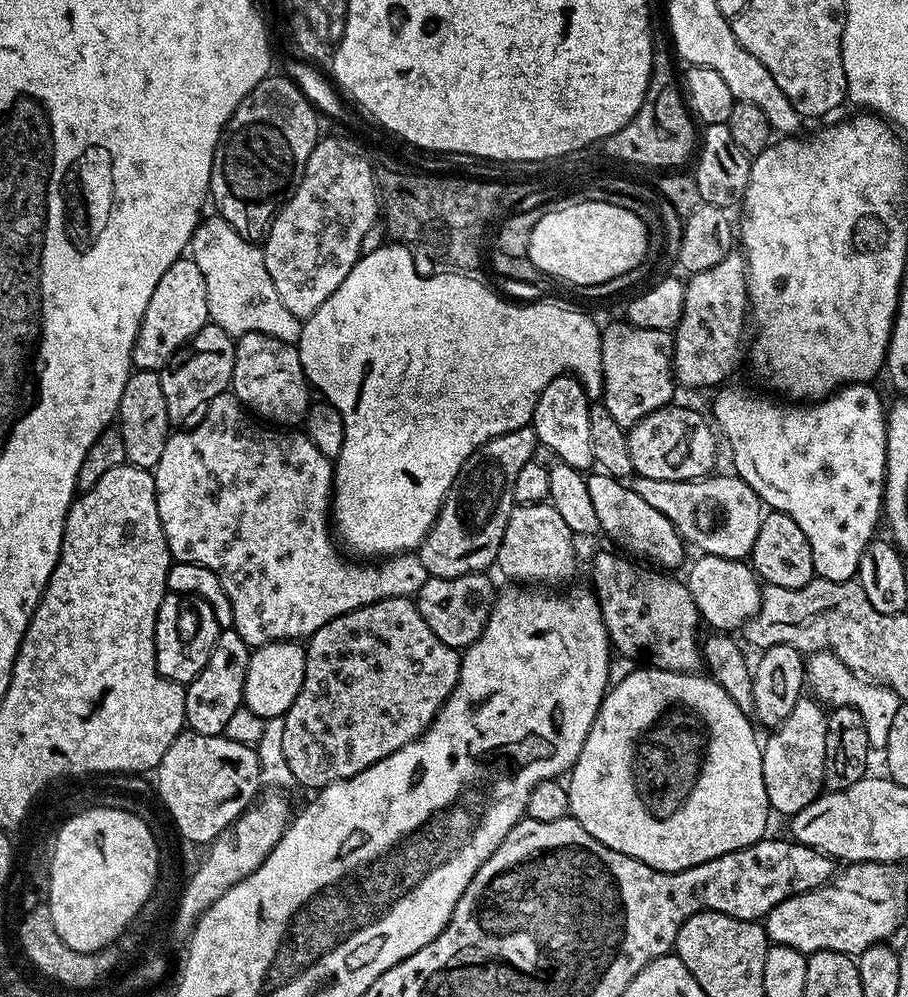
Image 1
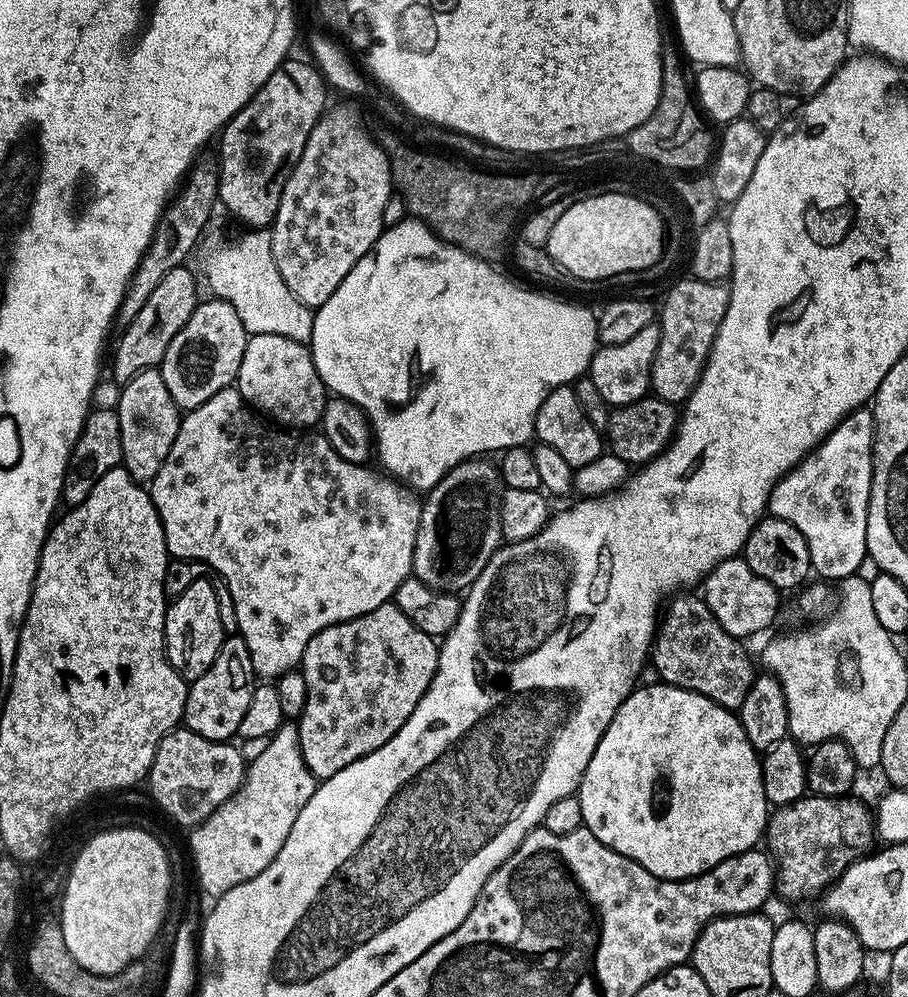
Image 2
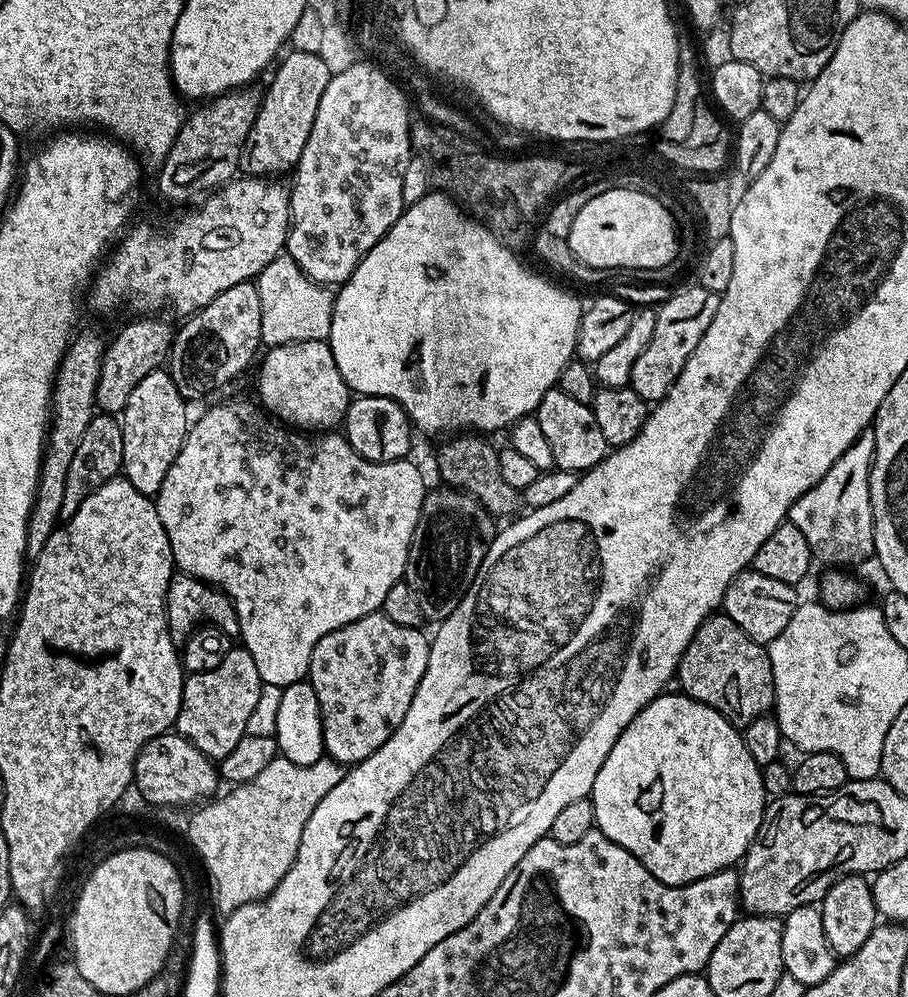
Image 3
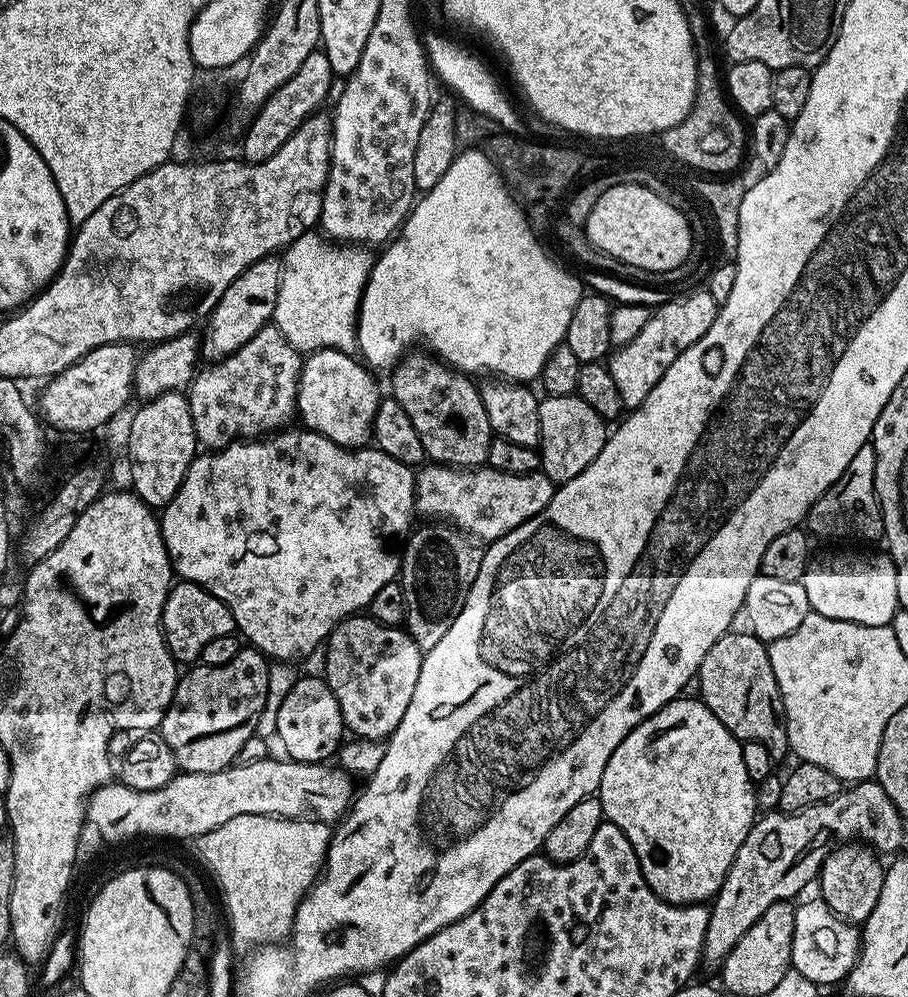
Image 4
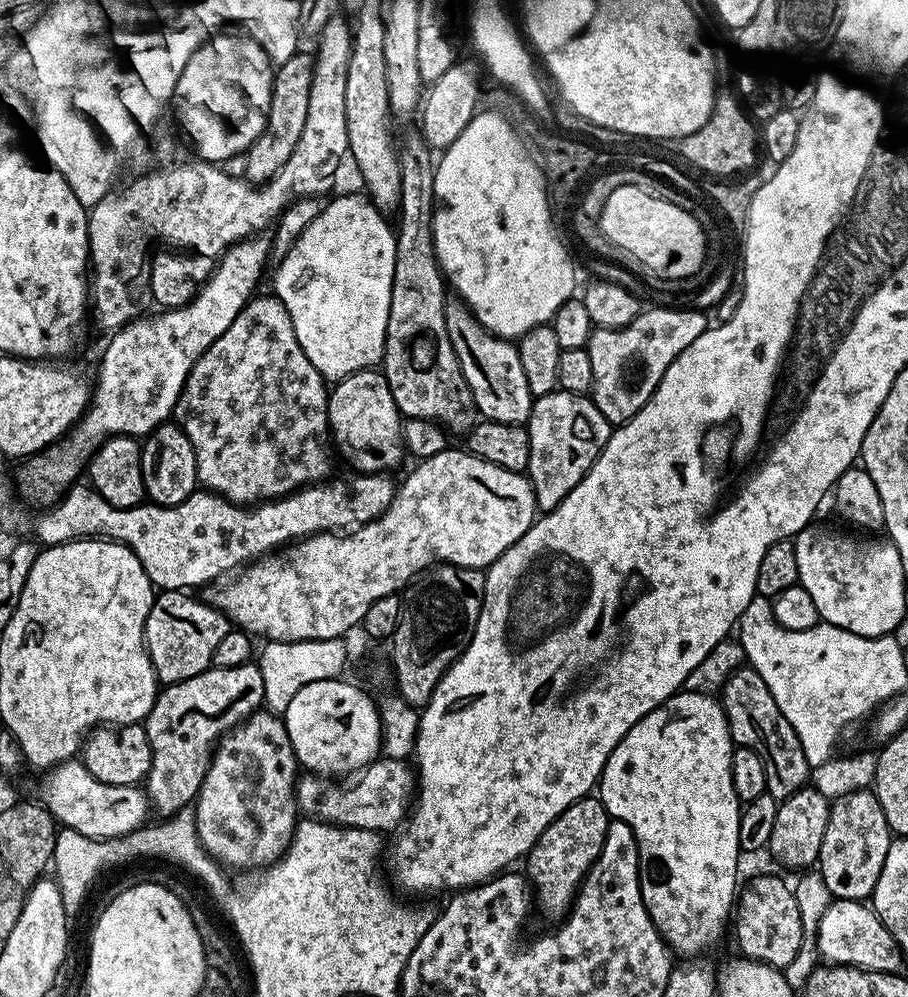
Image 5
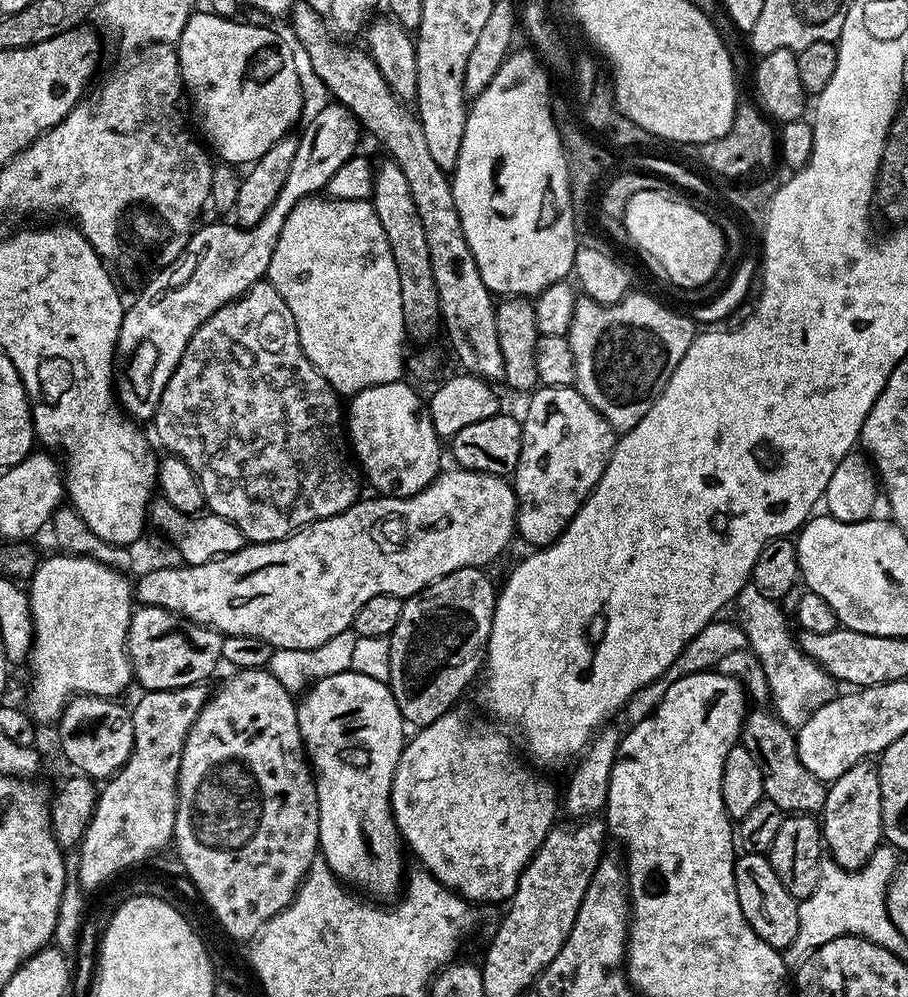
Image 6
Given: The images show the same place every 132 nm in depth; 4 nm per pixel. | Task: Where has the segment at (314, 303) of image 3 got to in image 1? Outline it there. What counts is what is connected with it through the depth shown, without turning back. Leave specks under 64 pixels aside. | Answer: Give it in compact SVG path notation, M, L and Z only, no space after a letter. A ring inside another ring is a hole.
M219 214L211 215L205 215L197 224L190 245L190 258L202 270L202 278L206 278L209 321L234 338L257 332L296 344L302 321L282 306L282 298L278 298L278 290L274 290L266 270L263 247L235 232Z

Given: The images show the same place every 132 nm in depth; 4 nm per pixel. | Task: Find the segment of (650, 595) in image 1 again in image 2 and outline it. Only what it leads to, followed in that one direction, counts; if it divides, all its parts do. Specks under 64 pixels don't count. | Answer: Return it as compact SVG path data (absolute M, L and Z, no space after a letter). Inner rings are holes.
M692 594L677 595L667 605L658 624L650 663L658 668L663 683L702 694L723 708L739 709L758 675L757 669L752 669L752 660L740 645L743 643L720 625L706 601L699 595L688 595Z

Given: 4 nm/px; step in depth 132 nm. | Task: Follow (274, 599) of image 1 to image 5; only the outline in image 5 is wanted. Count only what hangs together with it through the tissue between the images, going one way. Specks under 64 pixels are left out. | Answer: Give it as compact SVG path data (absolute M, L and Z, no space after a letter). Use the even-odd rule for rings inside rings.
M356 472L352 476L333 475L307 488L297 488L289 496L279 500L266 500L255 507L233 504L215 492L197 490L186 497L181 504L161 508L159 504L145 502L137 508L115 508L95 489L84 482L77 482L60 497L55 506L49 507L40 524L40 536L45 545L65 544L81 538L104 538L125 544L142 562L142 570L150 578L153 586L160 590L197 590L235 573L241 566L259 560L277 551L279 544L287 545L317 532L329 530L348 530L378 518L390 506L397 485L392 484L391 475L378 472Z

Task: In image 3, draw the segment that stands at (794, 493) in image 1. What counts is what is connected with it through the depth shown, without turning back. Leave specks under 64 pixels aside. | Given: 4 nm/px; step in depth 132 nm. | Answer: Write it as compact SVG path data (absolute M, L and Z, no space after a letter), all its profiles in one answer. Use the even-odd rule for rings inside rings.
M871 430L863 432L853 444L826 470L826 474L788 511L787 523L798 526L806 534L813 557L824 566L852 566L860 564L875 553L872 503L870 502L870 474L872 455L876 449Z

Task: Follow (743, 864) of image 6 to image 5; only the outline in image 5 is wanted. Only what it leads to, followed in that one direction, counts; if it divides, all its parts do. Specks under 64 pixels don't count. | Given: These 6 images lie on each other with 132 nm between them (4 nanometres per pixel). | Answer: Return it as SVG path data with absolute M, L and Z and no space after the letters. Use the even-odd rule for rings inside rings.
M756 876L749 882L748 889L739 893L734 908L734 928L735 924L739 955L772 968L783 970L790 966L790 962L794 962L794 954L798 954L802 946L804 931L795 891L776 876Z

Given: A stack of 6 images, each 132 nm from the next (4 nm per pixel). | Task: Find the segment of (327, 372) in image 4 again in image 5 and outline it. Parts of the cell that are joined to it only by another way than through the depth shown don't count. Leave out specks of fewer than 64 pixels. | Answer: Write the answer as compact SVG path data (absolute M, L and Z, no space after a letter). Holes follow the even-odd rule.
M365 370L355 372L335 381L328 393L328 431L334 441L334 448L353 464L356 472L387 473L388 468L396 468L400 459L405 459L404 426L398 406L394 402L394 394L390 394L390 386L386 382L383 371Z

